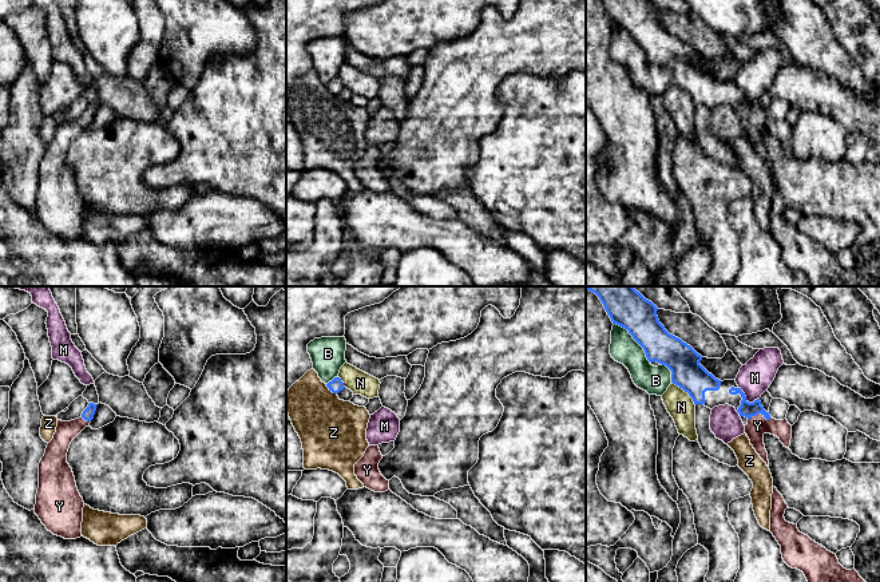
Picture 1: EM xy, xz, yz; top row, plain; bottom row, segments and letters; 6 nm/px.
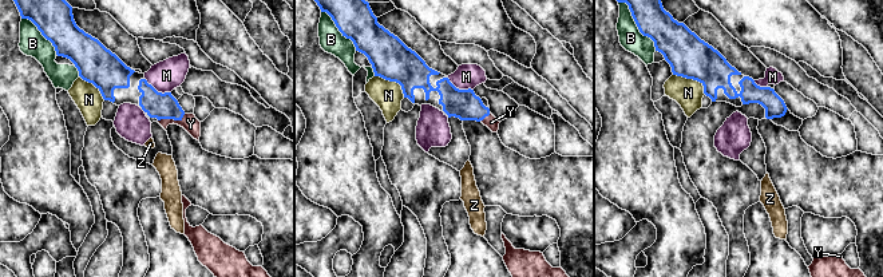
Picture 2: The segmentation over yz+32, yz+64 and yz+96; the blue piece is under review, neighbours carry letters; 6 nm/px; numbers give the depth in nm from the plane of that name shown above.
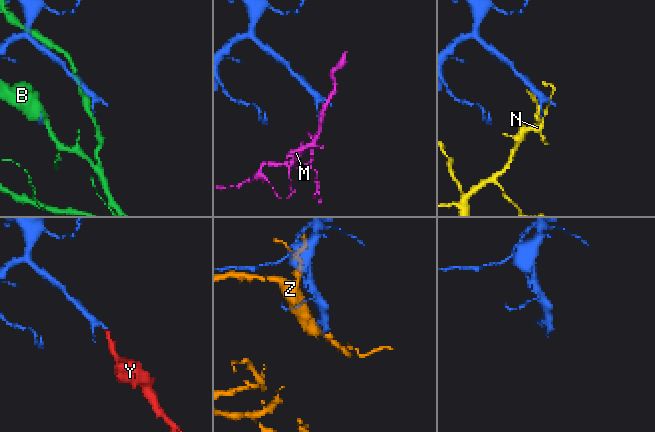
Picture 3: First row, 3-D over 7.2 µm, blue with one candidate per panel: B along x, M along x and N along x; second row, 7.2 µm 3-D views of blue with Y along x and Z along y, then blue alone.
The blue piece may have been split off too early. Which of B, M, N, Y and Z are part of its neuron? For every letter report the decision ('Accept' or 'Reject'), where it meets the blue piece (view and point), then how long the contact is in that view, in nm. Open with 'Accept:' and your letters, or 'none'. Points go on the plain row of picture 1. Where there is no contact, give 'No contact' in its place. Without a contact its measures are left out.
Accept: Y
B: Reject. Touches blue at yz (634, 39). Shared border 320 nm
M: Reject. Touches blue at yz (745, 99). Shared border 150 nm
N: Reject. Touches blue at yz (685, 91). Shared border 200 nm
Y: Accept. Touches blue at yz (758, 113). Shared border 150 nm
Z: Reject. Touches blue at xz (331, 90). Shared border 90 nm

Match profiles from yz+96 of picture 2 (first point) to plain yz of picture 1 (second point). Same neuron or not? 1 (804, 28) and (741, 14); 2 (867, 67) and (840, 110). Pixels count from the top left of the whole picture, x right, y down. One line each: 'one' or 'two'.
1: one
2: two

